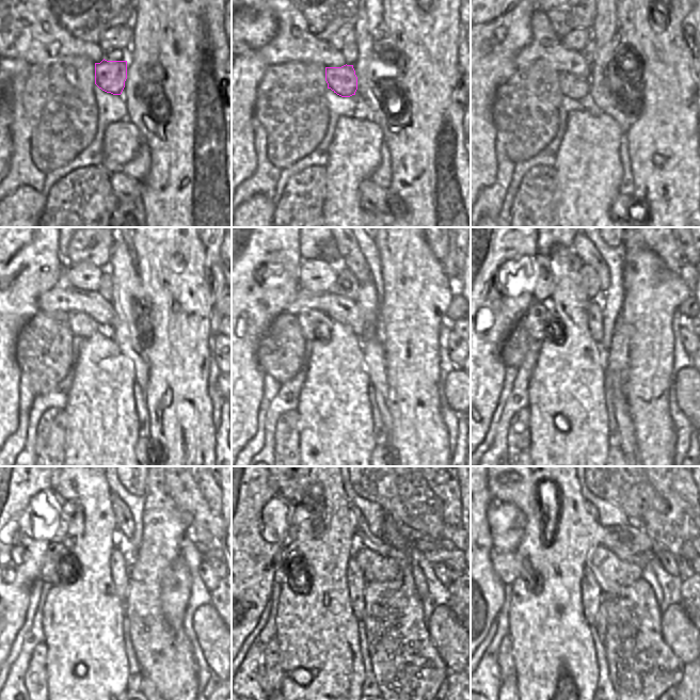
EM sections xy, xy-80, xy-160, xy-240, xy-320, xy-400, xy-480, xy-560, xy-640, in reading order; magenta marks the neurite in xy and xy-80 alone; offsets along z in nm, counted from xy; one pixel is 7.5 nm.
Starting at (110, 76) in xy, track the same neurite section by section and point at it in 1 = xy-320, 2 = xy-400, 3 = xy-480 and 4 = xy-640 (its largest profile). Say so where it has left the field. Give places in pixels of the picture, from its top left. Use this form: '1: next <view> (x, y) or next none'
1: next xy-320 (308, 319)
2: next xy-400 (539, 320)
3: next xy-480 (58, 559)
4: next xy-640 (508, 567)

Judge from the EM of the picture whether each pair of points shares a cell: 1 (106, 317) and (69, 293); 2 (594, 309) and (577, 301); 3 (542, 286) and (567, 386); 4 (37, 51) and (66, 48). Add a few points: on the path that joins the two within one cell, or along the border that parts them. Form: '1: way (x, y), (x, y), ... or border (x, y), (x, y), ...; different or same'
1: way (97, 308), (89, 302), (78, 301); same
2: border (592, 300), (588, 305), (589, 331); different
3: border (553, 276), (555, 289), (546, 301); different
4: way (45, 43), (54, 37), (61, 40); same

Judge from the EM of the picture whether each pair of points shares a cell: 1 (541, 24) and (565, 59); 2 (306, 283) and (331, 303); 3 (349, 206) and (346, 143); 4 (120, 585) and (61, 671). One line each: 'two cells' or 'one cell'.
1: one cell
2: two cells
3: one cell
4: two cells

